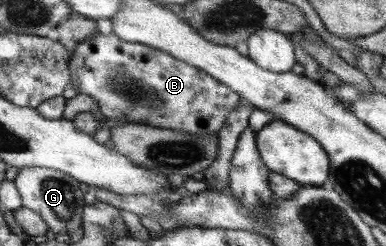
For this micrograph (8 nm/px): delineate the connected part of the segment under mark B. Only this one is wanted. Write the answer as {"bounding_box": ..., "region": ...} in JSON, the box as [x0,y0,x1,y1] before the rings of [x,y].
{"bounding_box":[69,31,244,136],"region":[[[109,31],[106,35],[96,32],[81,41],[73,51],[69,68],[71,85],[82,95],[92,97],[107,119],[123,119],[130,124],[170,129],[176,133],[188,133],[192,136],[212,136],[212,133],[218,133],[227,121],[229,113],[233,113],[244,100],[226,84],[200,71],[199,68],[174,59],[156,48],[128,43],[113,31]]]}

